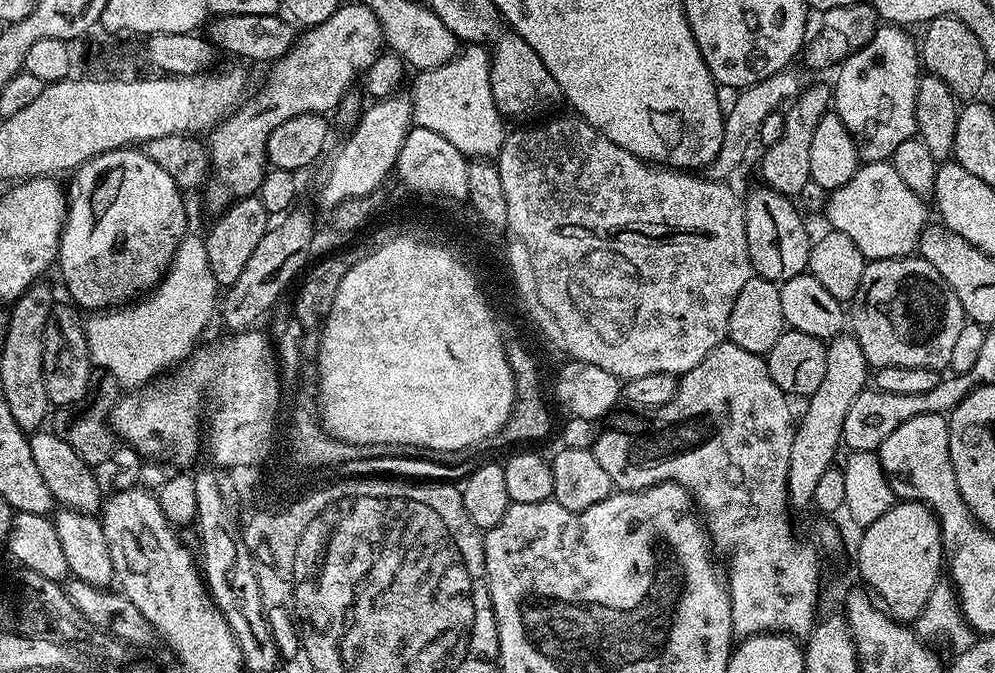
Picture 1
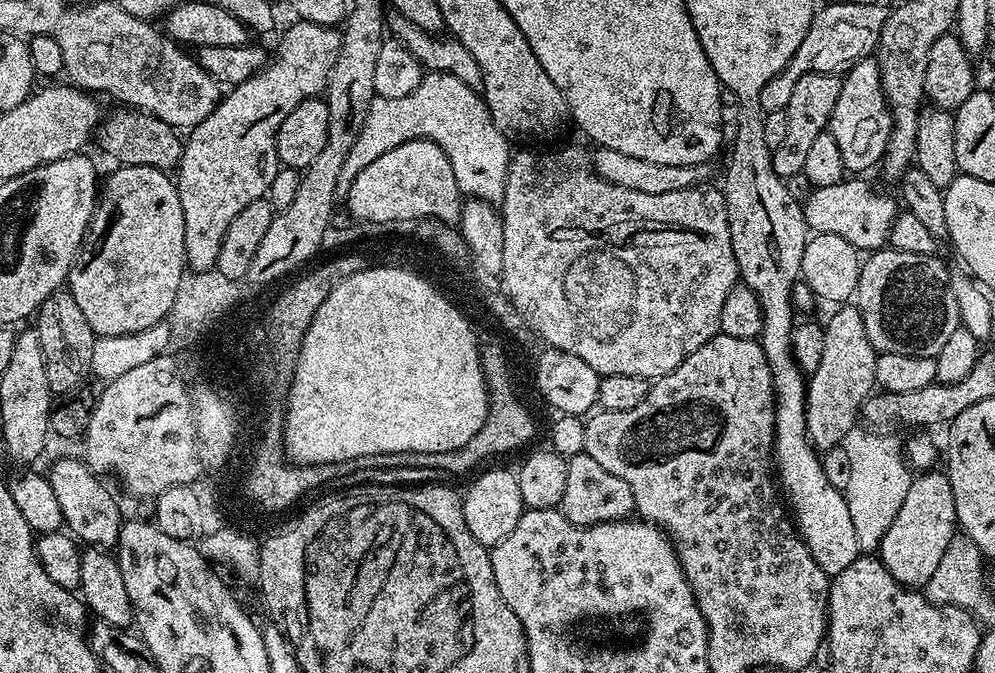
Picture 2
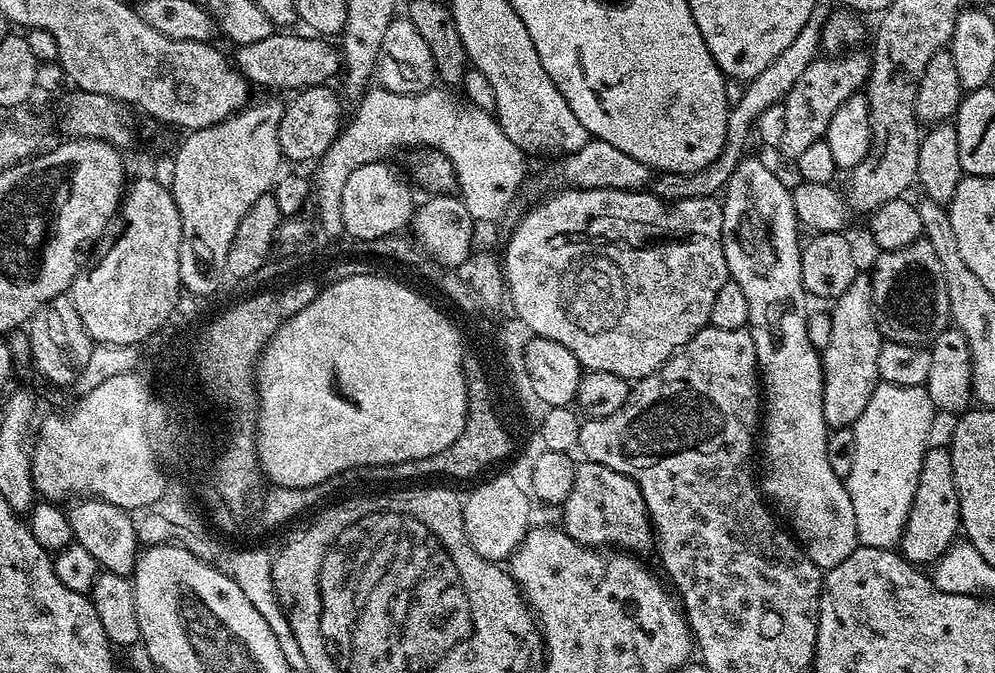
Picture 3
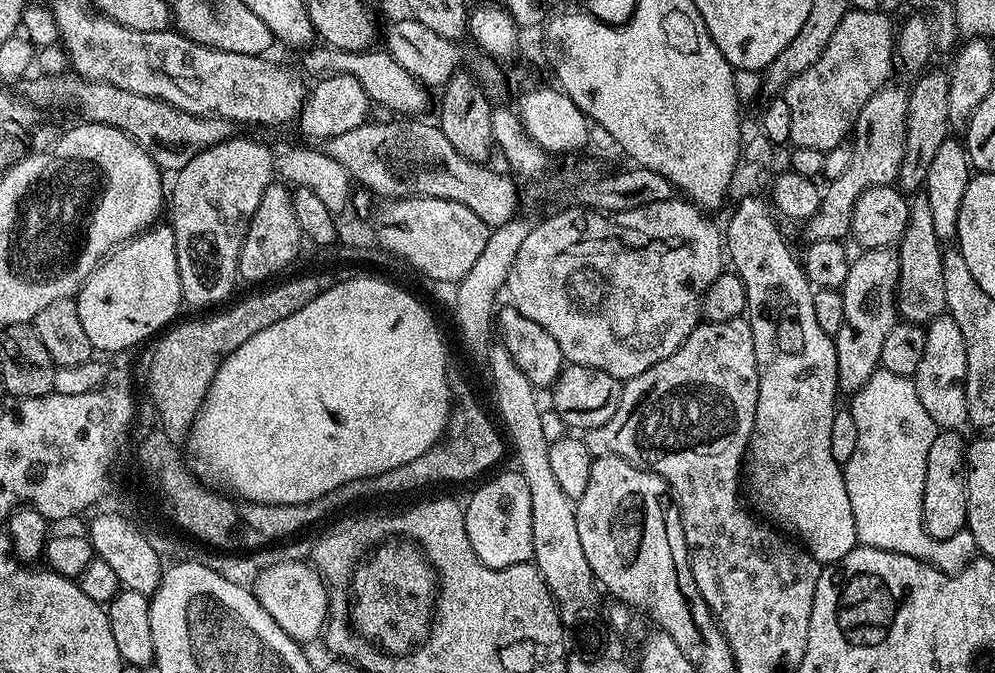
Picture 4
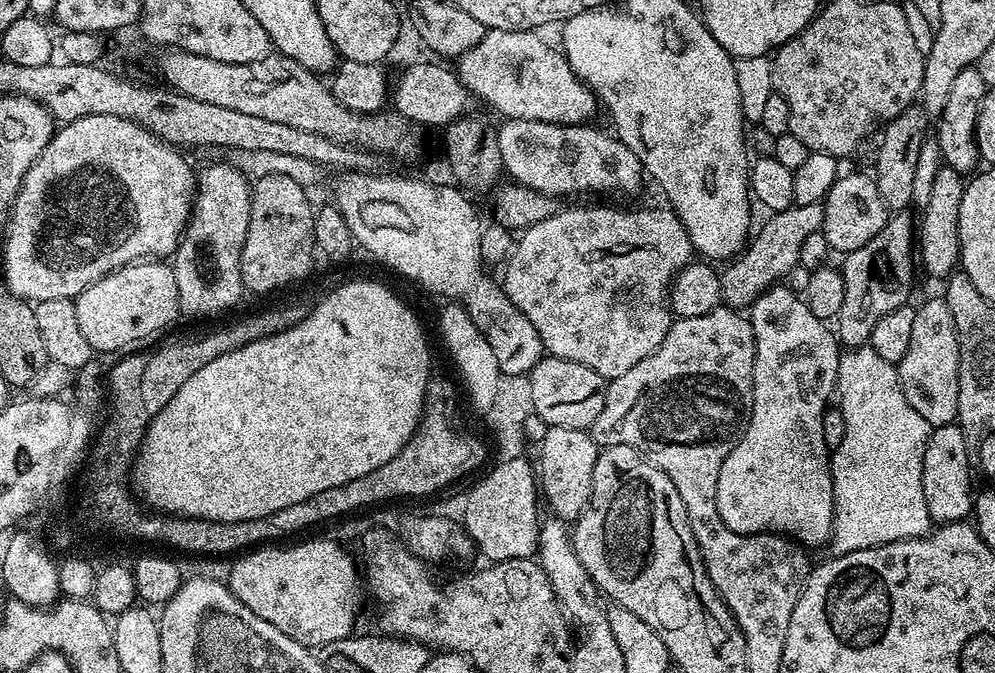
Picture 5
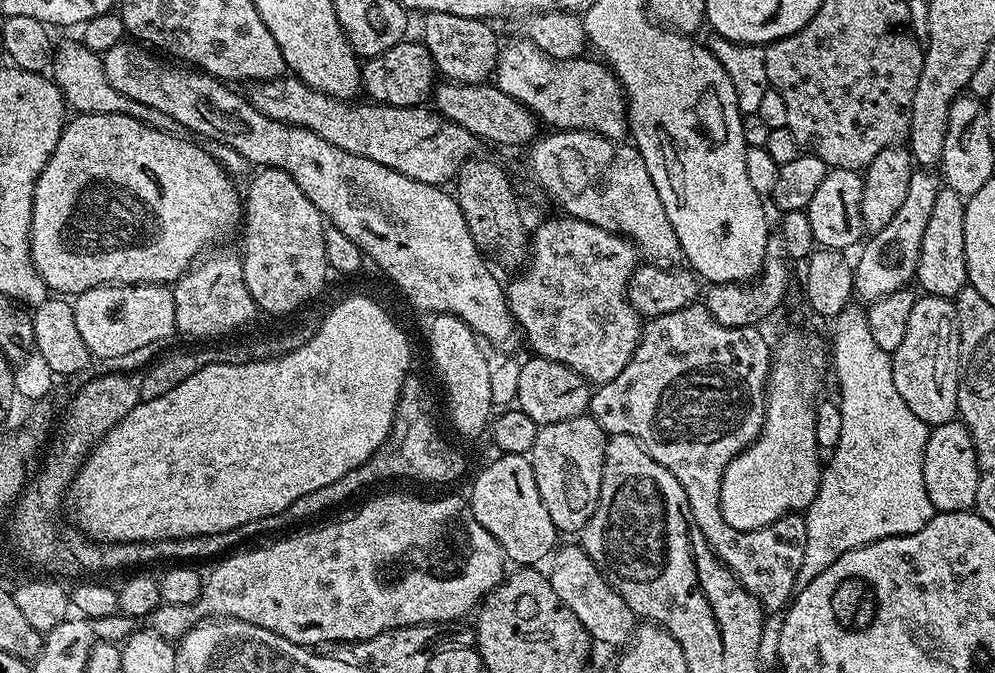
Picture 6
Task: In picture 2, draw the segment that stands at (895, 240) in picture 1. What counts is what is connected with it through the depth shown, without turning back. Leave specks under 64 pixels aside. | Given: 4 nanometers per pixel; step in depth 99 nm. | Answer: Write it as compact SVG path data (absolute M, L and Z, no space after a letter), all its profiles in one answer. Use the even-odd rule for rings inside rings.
M845 178L834 186L813 188L811 194L802 201L802 207L804 221L813 233L838 234L838 238L846 238L846 242L850 242L857 250L879 250L885 247L894 218L898 215L895 202L875 196L864 178Z

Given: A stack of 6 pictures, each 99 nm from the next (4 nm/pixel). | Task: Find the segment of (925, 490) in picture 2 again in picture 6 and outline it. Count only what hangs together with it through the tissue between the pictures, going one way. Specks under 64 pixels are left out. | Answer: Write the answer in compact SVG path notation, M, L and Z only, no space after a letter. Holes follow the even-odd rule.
M957 418L935 425L928 433L922 462L922 478L926 482L926 494L930 494L933 509L936 512L967 512L975 509L979 477L976 447L963 420Z

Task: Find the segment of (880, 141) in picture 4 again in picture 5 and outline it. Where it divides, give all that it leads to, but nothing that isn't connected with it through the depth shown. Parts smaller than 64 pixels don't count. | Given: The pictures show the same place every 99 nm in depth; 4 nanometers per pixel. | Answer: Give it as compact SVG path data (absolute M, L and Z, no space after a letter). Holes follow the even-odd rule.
M793 203L791 208L781 212L773 212L767 217L769 220L760 228L760 233L751 237L750 243L739 256L727 265L728 269L720 272L720 295L727 307L737 310L751 309L752 304L768 288L777 287L783 276L797 271L802 242L810 234L821 231L824 226L823 203L802 206Z

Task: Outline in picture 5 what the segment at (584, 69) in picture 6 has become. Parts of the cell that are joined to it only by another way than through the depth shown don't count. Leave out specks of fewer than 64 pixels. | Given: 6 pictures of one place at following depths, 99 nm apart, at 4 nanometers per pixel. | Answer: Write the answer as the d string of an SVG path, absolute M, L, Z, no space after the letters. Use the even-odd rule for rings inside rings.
M489 28L484 33L482 42L475 44L470 50L466 50L455 61L454 71L460 77L461 82L468 87L471 92L479 101L485 100L490 107L496 112L501 112L501 117L509 120L537 120L538 122L550 122L551 124L582 124L591 121L592 116L598 112L598 101L596 96L589 88L581 82L574 74L574 70L570 66L570 62L565 58L563 51L559 47L551 48L546 41L540 37L535 31L531 32L515 32L514 30L498 30L497 28Z

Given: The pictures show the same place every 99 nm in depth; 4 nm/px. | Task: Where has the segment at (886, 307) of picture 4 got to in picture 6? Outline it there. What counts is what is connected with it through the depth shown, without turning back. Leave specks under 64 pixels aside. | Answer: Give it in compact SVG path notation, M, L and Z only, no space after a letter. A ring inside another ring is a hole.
M913 171L906 199L902 201L901 208L894 213L894 218L890 218L890 223L882 226L882 230L871 233L863 241L859 249L860 257L855 257L854 260L855 295L861 301L877 300L886 294L894 294L900 288L907 288L913 283L918 266L918 254L922 250L922 234L926 234L930 209L934 206L934 198L938 198L941 187L941 177L935 171Z

